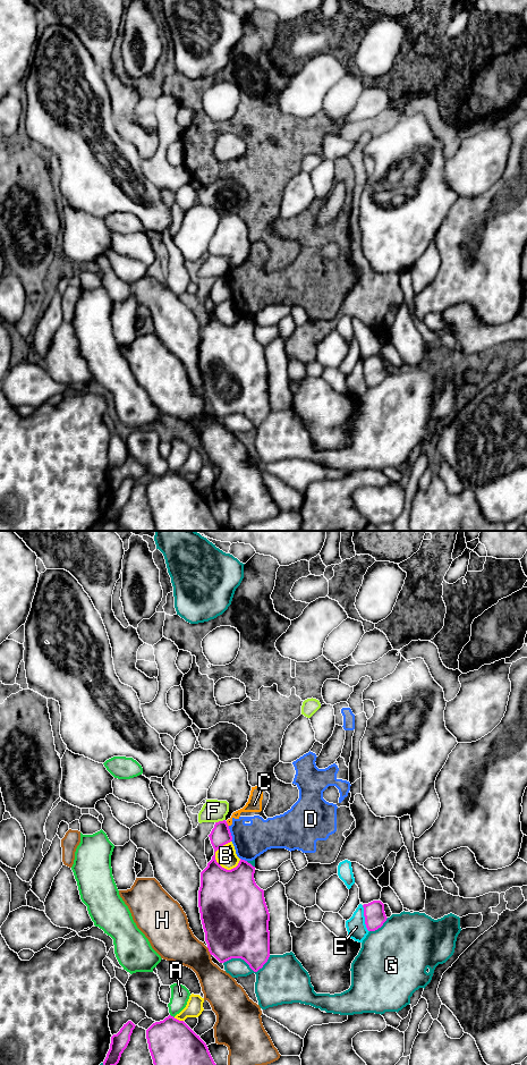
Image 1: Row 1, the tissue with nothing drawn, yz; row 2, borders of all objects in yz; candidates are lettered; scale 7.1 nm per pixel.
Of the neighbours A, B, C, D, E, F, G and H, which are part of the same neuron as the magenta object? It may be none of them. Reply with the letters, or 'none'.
none

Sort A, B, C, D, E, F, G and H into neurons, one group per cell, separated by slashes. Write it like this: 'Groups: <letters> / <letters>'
Groups: A / B / C D / E / F / G / H

